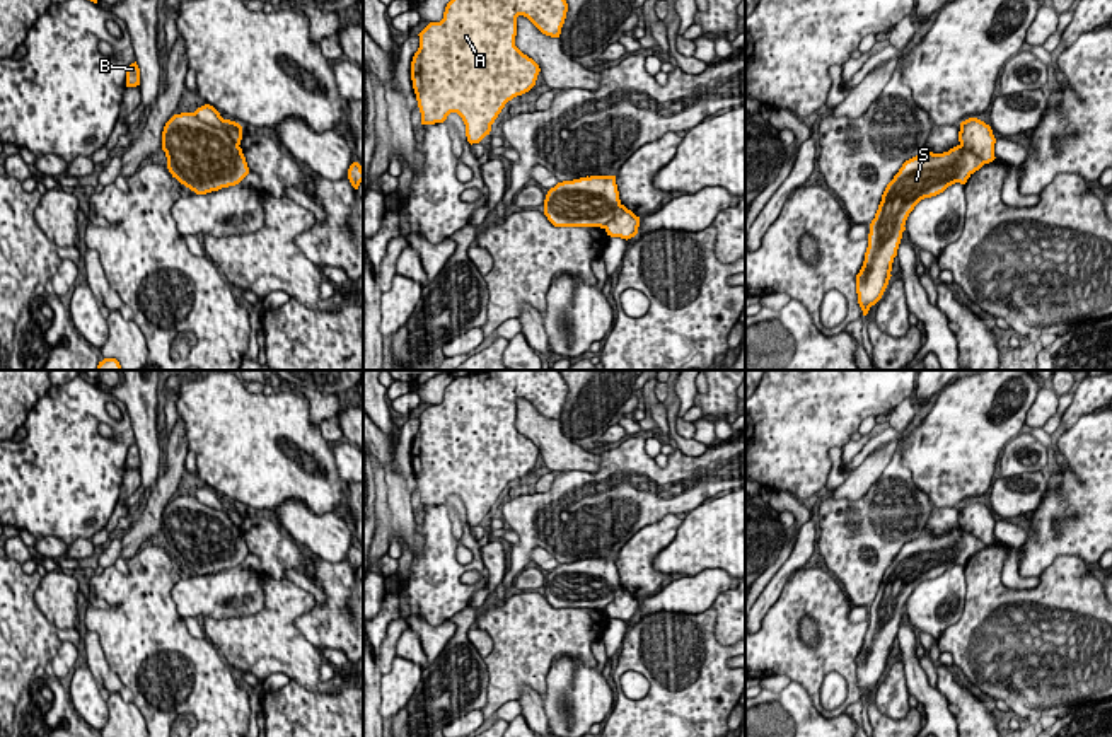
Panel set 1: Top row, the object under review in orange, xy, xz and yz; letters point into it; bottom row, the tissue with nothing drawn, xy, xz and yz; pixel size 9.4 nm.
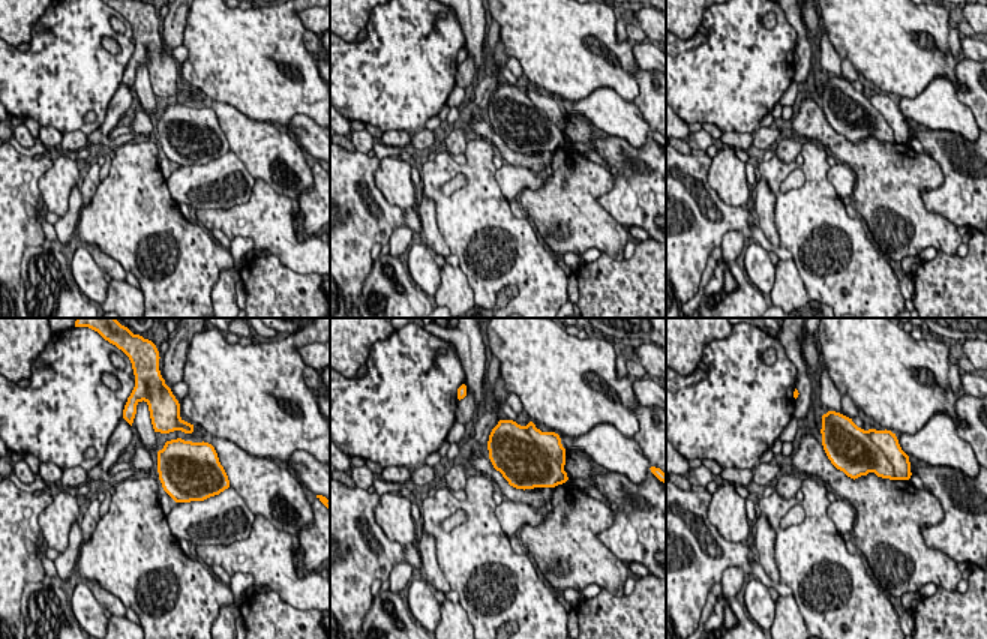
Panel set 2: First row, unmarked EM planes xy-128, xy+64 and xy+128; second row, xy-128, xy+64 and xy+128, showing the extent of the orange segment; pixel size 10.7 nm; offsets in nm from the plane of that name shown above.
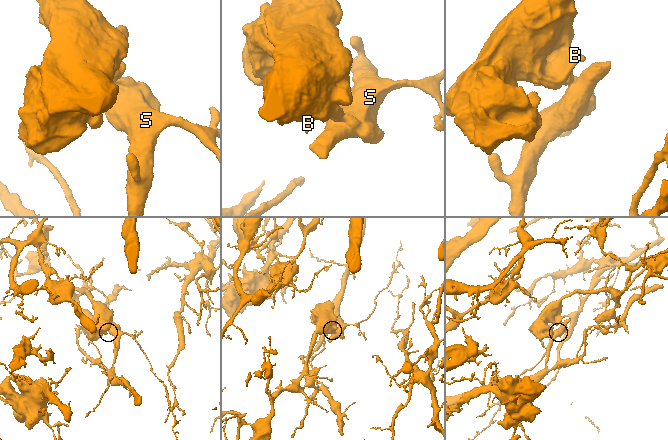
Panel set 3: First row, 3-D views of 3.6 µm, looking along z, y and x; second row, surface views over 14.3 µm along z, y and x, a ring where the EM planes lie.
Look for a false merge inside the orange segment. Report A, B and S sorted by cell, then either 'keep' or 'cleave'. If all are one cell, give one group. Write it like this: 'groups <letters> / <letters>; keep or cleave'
groups A B / S; cleave

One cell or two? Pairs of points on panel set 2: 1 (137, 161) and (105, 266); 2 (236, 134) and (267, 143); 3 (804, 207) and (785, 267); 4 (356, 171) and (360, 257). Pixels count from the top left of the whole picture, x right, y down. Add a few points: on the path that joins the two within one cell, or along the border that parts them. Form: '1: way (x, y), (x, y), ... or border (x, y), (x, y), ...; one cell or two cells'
1: border (89, 246), (98, 246), (126, 272); two cells
2: way (243, 134), (251, 141), (260, 143); one cell
3: border (792, 258), (806, 293); two cells
4: way (351, 192), (351, 204), (357, 213), (357, 236); one cell

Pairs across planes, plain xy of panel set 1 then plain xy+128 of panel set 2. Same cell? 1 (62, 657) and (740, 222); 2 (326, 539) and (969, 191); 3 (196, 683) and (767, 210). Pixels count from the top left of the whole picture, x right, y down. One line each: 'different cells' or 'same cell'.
1: different cells
2: different cells
3: different cells

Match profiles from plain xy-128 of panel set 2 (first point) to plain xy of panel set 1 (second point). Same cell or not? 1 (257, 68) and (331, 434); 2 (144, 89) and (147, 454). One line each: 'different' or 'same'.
1: different
2: same

